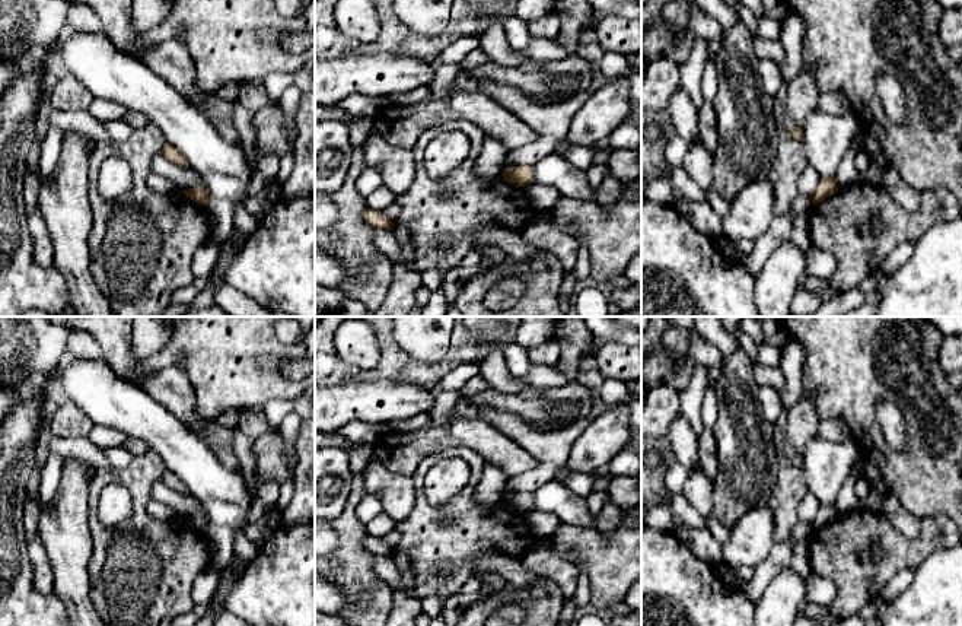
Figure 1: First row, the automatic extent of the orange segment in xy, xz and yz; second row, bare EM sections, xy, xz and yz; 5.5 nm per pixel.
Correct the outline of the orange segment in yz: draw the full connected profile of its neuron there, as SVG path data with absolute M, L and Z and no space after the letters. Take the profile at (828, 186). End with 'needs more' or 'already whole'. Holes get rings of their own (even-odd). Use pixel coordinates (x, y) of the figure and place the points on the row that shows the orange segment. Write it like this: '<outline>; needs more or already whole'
M837 177L821 179L821 185L816 188L812 203L818 204L826 197L831 197L838 190L837 187Z; already whole

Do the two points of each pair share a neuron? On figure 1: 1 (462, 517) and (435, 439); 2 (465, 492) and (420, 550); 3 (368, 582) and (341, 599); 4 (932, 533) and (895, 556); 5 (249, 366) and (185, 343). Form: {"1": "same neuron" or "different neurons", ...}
{"1": "different neurons", "2": "same neuron", "3": "different neurons", "4": "same neuron", "5": "same neuron"}

